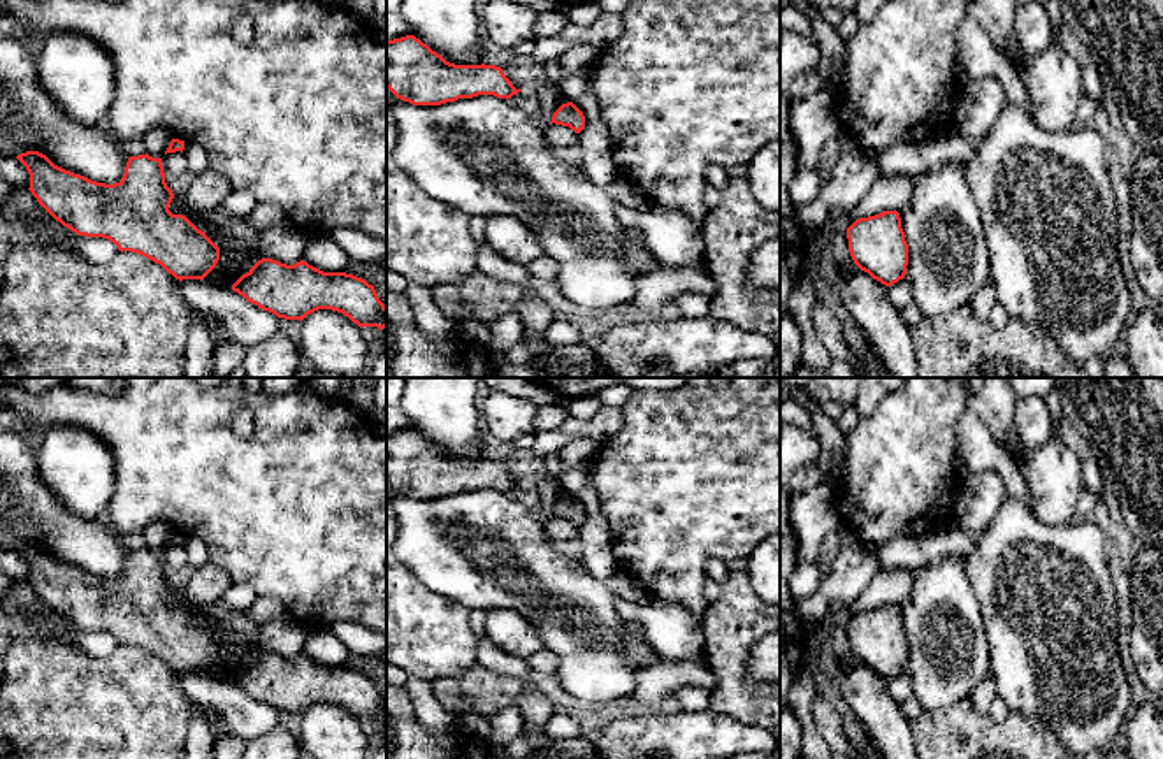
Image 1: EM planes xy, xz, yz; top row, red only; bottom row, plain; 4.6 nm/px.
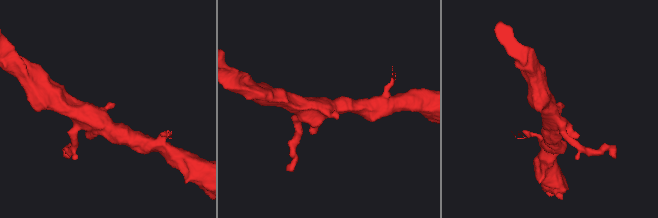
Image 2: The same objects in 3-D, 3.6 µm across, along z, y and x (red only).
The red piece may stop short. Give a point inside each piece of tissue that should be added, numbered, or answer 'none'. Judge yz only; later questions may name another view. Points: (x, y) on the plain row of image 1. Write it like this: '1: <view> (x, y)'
none

